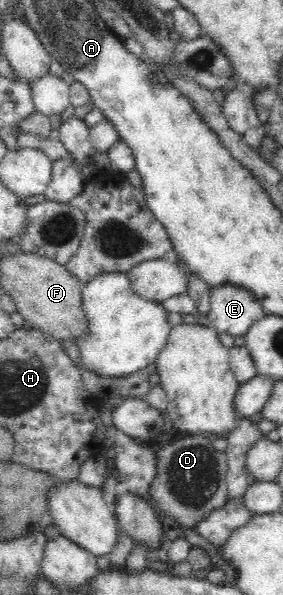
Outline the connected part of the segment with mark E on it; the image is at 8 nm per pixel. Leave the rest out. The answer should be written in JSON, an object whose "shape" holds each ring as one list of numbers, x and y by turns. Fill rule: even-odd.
{"shape":[[221,284,210,288,207,316,210,326,217,332,228,333,233,338,244,336,265,314,261,300,243,286]]}

